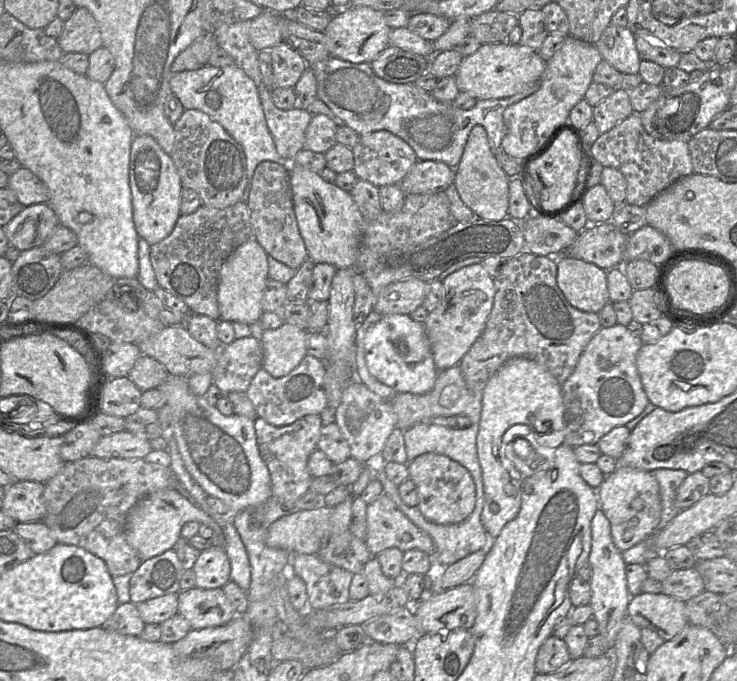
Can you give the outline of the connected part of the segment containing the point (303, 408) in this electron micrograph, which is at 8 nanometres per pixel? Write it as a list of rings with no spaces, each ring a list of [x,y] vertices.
[[[306,354],[296,368],[280,378],[272,377],[261,367],[245,393],[257,417],[276,427],[287,426],[306,415],[320,415],[325,411],[327,397],[324,390],[324,375],[324,362]]]

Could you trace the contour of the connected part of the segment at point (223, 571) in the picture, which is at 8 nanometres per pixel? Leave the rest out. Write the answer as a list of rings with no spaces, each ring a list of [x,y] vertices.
[[[215,544],[200,552],[192,570],[197,588],[222,588],[230,581],[231,567],[226,551]]]

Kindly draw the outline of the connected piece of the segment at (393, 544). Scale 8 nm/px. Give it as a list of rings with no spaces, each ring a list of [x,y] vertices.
[[[382,494],[367,504],[367,534],[365,544],[373,557],[389,548],[397,548],[403,553],[409,550],[420,550],[433,557],[435,546],[432,538],[417,527],[386,494]]]

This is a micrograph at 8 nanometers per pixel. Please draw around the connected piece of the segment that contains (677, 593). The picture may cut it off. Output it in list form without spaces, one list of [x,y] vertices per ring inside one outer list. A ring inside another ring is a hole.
[[[694,566],[673,570],[661,584],[663,594],[684,602],[705,591],[704,580]]]

